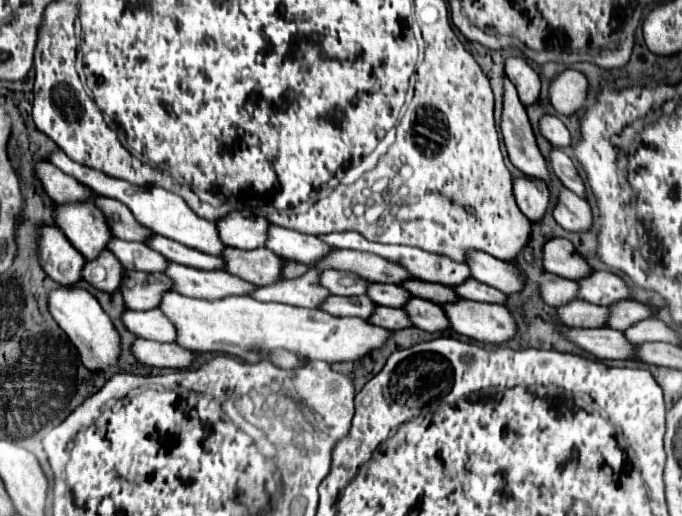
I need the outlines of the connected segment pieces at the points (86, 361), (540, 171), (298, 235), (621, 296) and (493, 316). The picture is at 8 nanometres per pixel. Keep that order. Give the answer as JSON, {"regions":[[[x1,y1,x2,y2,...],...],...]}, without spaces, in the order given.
{"regions":[[[69,286,69,288,57,288,49,294,49,310,55,318,55,322,63,328,63,332,69,336,73,346,79,350,83,366,87,366,91,372,105,370,109,366,115,366,121,356,121,338,115,330,111,318,101,310,101,304,95,296,91,296,87,290]],[[505,78,501,132,505,138,509,158,515,164,515,168,519,168,525,176,539,178,543,182,551,182,549,164,537,146,525,106,521,104,521,100,517,96,515,86,507,78]],[[271,226,267,248,275,250,275,254,287,260,307,262,307,266,311,266,311,262,319,262,323,254,331,254,331,250,335,250,333,246,323,246,323,242,319,242,319,236,281,226]],[[593,272,591,276,579,280,579,284,579,298,591,304,611,306,621,300,631,300,631,288,613,272]],[[459,300,445,304,443,310,455,332,481,344,505,344,517,334,513,314,499,304]]]}

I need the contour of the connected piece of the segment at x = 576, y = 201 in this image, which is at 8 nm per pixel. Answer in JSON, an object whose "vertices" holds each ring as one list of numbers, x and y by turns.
{"vertices":[[561,188,559,202,553,210,553,216,557,224,561,224,561,228,565,228,567,232,585,232,591,228,595,220,589,202,579,198,567,188]]}

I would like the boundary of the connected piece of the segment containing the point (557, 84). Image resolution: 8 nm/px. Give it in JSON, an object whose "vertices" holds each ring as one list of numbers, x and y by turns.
{"vertices":[[565,70,555,76,549,88,553,108,563,116,573,116,587,100,589,82,577,70]]}

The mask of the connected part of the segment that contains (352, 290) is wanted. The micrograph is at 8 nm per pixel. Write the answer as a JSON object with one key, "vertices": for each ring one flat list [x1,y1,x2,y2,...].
{"vertices":[[325,270,321,274,321,284,329,288,331,294,337,296,359,296,359,294,367,294,371,282,343,270]]}

